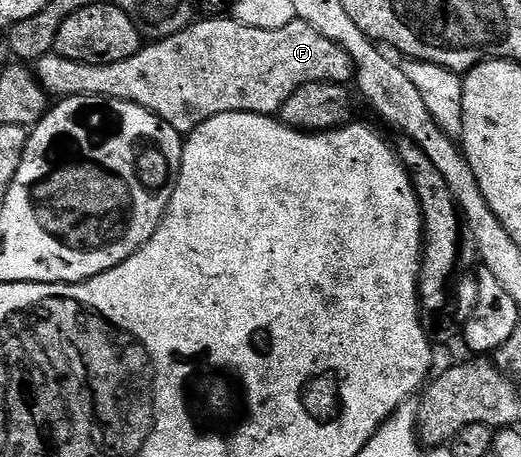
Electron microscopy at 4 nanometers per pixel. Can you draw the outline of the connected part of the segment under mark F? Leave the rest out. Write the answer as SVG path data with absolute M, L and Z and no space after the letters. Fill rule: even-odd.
M207 17L192 22L181 33L168 39L157 39L140 47L133 57L109 65L85 65L81 61L69 61L69 57L57 54L42 55L34 60L35 80L47 92L48 96L68 99L69 97L105 97L117 101L129 101L149 109L165 125L173 125L180 133L195 131L209 117L221 113L257 113L258 115L278 116L279 111L301 89L301 85L310 83L352 82L355 62L329 37L317 33L313 25L293 22L281 29L253 29L241 25L234 17Z

